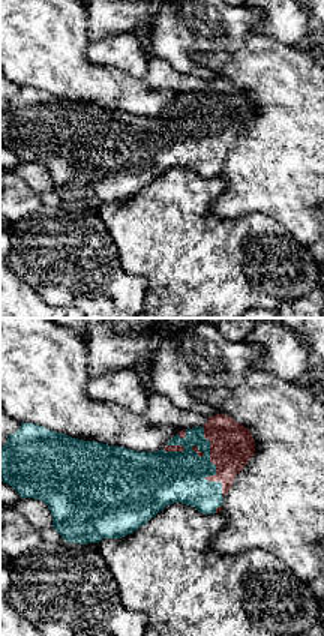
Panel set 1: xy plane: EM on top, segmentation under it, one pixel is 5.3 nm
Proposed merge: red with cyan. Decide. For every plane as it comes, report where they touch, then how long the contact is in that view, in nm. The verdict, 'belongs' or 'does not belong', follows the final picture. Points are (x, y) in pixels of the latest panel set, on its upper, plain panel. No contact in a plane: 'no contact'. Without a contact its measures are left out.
(216, 131) | 400 nm

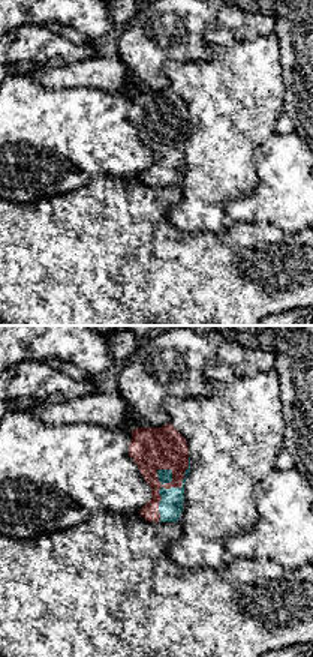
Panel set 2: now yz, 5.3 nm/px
(168, 152) | 380 nm

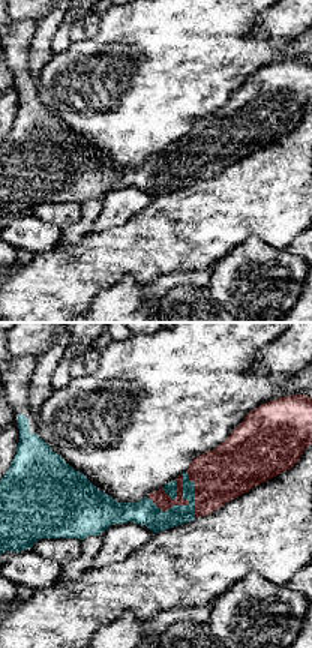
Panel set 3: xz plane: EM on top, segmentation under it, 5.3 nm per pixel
(168, 173) | 240 nm

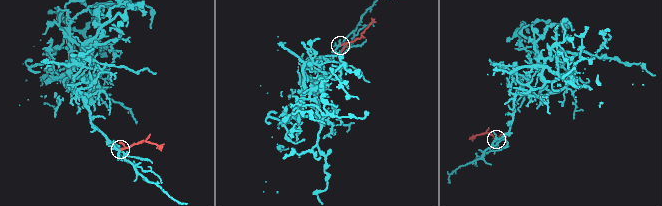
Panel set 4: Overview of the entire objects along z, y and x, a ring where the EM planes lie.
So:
belongs

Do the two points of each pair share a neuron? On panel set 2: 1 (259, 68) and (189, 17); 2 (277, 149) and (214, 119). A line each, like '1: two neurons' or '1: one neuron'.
1: two neurons
2: two neurons

